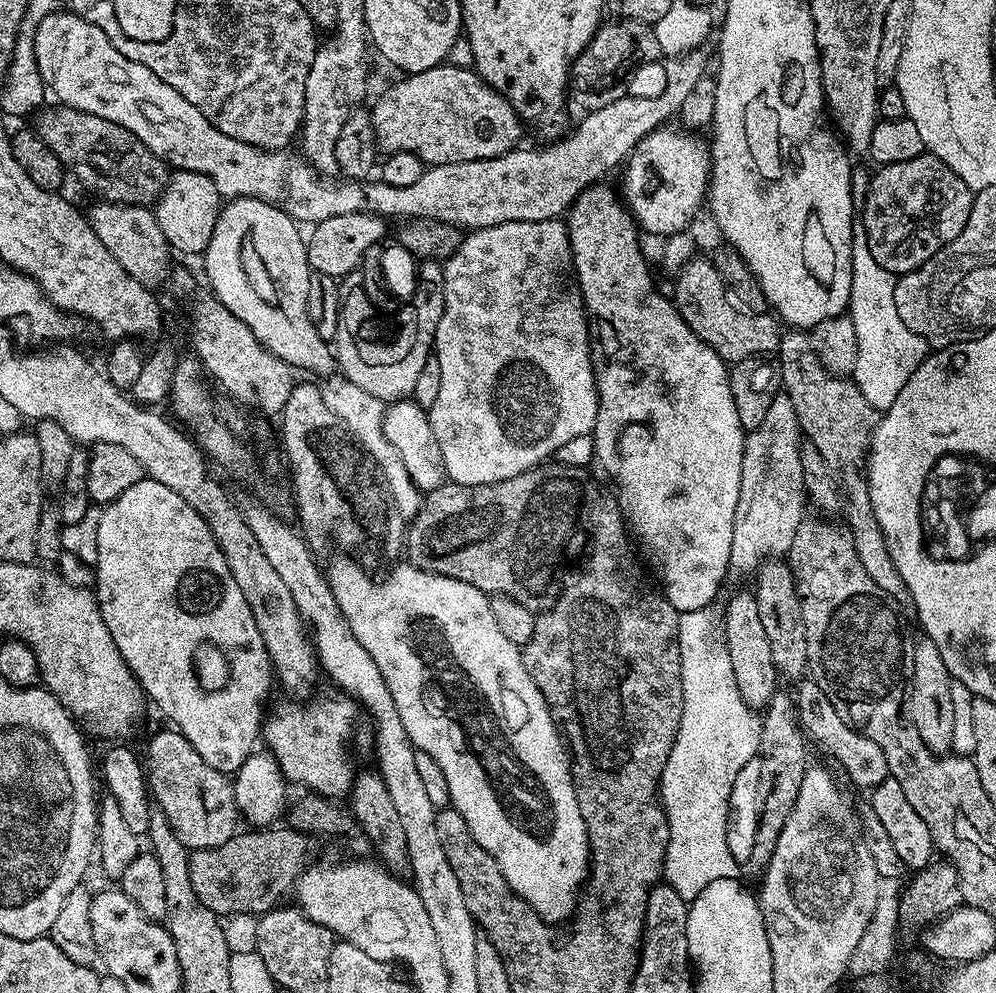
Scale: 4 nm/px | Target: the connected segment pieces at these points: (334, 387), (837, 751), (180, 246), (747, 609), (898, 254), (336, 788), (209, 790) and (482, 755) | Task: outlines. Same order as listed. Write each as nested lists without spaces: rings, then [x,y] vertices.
[[[340,374],[327,377],[319,387],[322,398],[326,400],[326,406],[334,410],[334,414],[344,423],[348,433],[356,439],[357,444],[367,452],[368,457],[380,469],[400,517],[405,522],[411,522],[420,513],[422,493],[419,486],[410,478],[410,474],[406,474],[406,466],[402,463],[402,458],[398,458],[398,450],[394,450],[394,446],[390,446],[390,438],[386,438],[385,401],[374,398],[374,394],[366,394],[362,386],[354,386],[354,382],[345,380]]]
[[[801,679],[798,687],[800,689],[794,692],[796,719],[799,720],[800,727],[805,733],[811,739],[813,736],[814,739],[820,740],[821,746],[840,763],[841,770],[858,787],[871,790],[881,784],[889,776],[886,754],[882,754],[882,746],[878,746],[878,742],[870,742],[870,738],[866,738],[858,730],[851,728],[842,718],[842,714],[838,714],[838,710],[830,706],[830,698],[826,698],[826,694],[818,690],[818,686],[812,679]]]
[[[175,169],[169,175],[168,184],[154,206],[154,214],[173,251],[198,256],[209,244],[221,207],[222,197],[214,182],[196,171]]]
[[[755,591],[734,593],[724,612],[722,608],[722,639],[730,658],[730,666],[734,670],[734,682],[738,682],[738,690],[746,706],[753,710],[767,708],[770,698],[778,690],[778,673],[774,657],[770,654],[770,641],[766,638],[762,618],[758,615]]]
[[[931,154],[910,158],[910,162],[885,164],[877,167],[875,171],[872,181],[868,184],[868,193],[864,196],[864,224],[862,224],[862,231],[866,234],[868,245],[870,246],[870,254],[874,254],[874,259],[878,261],[878,266],[886,266],[886,270],[890,270],[894,274],[912,272],[915,268],[927,262],[935,252],[942,250],[950,242],[954,242],[954,238],[958,238],[958,234],[962,234],[962,230],[966,226],[966,218],[970,218],[972,197],[974,195],[973,189],[968,188],[966,182],[962,182],[962,178],[958,178],[958,174],[954,174],[954,170],[950,170],[950,166],[946,166],[946,162],[942,162],[937,156]]]
[[[331,691],[318,693],[308,705],[292,702],[296,704],[280,704],[273,712],[271,709],[262,725],[262,744],[280,764],[280,770],[289,785],[301,784],[304,790],[316,792],[319,796],[344,798],[351,793],[352,782],[356,778],[357,769],[352,768],[352,752],[348,749],[348,743],[352,740],[356,719],[362,716],[362,709],[348,693]]]
[[[167,731],[154,733],[148,740],[148,749],[142,752],[144,774],[148,778],[148,790],[155,807],[166,814],[166,822],[172,827],[174,834],[178,834],[178,842],[182,842],[182,846],[190,850],[213,848],[222,846],[222,842],[230,842],[230,838],[236,836],[242,824],[233,781],[225,773],[214,770],[214,766],[209,766],[202,759],[202,754],[198,754],[198,750],[190,746],[190,742],[181,732]]]
[[[340,554],[340,557],[326,568],[328,585],[350,630],[354,630],[354,638],[358,638],[358,642],[362,642],[362,650],[366,650],[366,654],[374,658],[374,666],[378,666],[386,682],[386,690],[390,690],[390,698],[394,698],[394,706],[398,706],[398,718],[402,718],[402,726],[406,726],[410,742],[416,747],[417,752],[430,754],[430,758],[438,762],[442,774],[446,774],[446,786],[450,786],[451,807],[455,808],[458,814],[462,814],[462,818],[466,818],[466,826],[470,834],[474,834],[474,842],[478,842],[478,846],[482,846],[482,850],[486,850],[486,854],[490,854],[490,858],[498,862],[498,870],[502,870],[514,894],[523,898],[529,908],[539,914],[545,922],[559,925],[575,913],[582,885],[590,875],[588,831],[582,818],[582,810],[578,810],[578,794],[572,781],[572,761],[566,741],[552,716],[552,711],[548,709],[542,690],[534,686],[534,678],[530,678],[526,670],[521,645],[508,641],[501,633],[494,619],[491,599],[486,593],[458,578],[427,572],[407,562],[400,563],[395,565],[397,568],[385,580],[371,580],[363,572],[365,569],[351,555]]]

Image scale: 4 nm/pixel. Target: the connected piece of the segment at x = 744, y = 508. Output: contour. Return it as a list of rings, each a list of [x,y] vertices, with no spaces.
[[[786,394],[774,398],[762,426],[747,433],[742,454],[742,486],[738,494],[738,510],[734,510],[734,542],[730,542],[730,562],[728,571],[733,577],[751,577],[756,569],[769,558],[783,557],[798,534],[798,526],[806,519],[806,497],[804,495],[804,475],[800,445],[802,433],[798,414],[794,414],[794,402]]]

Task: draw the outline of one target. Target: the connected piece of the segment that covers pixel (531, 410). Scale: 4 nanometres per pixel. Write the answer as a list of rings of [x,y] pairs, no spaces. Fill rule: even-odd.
[[[560,218],[542,222],[506,222],[469,231],[456,253],[443,265],[443,270],[444,309],[436,327],[434,341],[434,354],[438,358],[442,378],[438,381],[438,398],[434,398],[434,402],[426,411],[430,430],[434,430],[434,438],[438,438],[438,446],[442,450],[445,477],[451,483],[466,486],[502,482],[506,478],[514,478],[514,474],[539,468],[549,458],[555,457],[560,446],[578,435],[591,433],[600,407],[588,345],[588,313],[584,311],[580,284],[576,280],[576,270],[572,267],[572,247],[567,223]]]

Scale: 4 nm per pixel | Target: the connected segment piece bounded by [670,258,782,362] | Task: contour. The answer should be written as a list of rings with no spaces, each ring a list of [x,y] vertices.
[[[693,259],[675,277],[676,285],[670,291],[670,299],[686,326],[698,334],[706,346],[710,346],[725,362],[745,360],[751,356],[768,358],[780,351],[782,324],[775,315],[755,316],[735,308],[728,298],[726,286],[718,278],[711,259]]]

